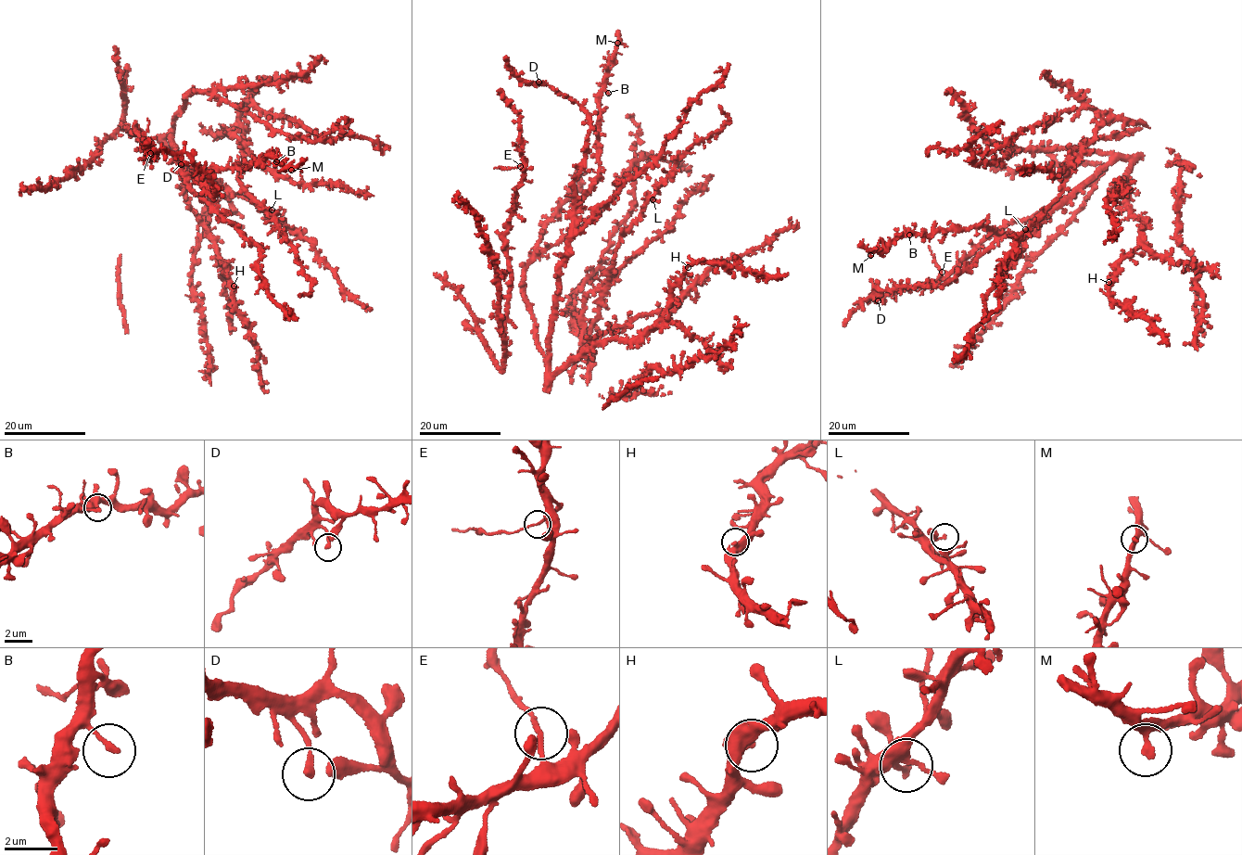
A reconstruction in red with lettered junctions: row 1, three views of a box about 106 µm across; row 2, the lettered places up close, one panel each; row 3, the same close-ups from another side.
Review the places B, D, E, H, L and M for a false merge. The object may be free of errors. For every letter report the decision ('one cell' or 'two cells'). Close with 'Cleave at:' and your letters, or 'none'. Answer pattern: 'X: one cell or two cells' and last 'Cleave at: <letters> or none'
B: one cell
D: one cell
E: two cells
H: one cell
L: one cell
M: one cell
Cleave at: E

